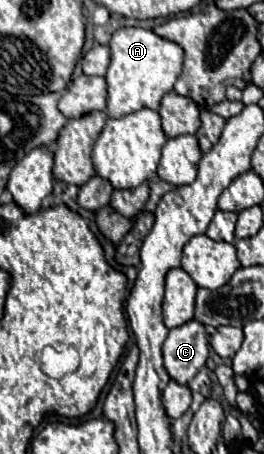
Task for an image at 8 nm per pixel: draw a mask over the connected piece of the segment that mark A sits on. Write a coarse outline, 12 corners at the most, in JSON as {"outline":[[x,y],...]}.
{"outline":[[144,28],[108,44],[108,116],[160,108],[184,50]]}

